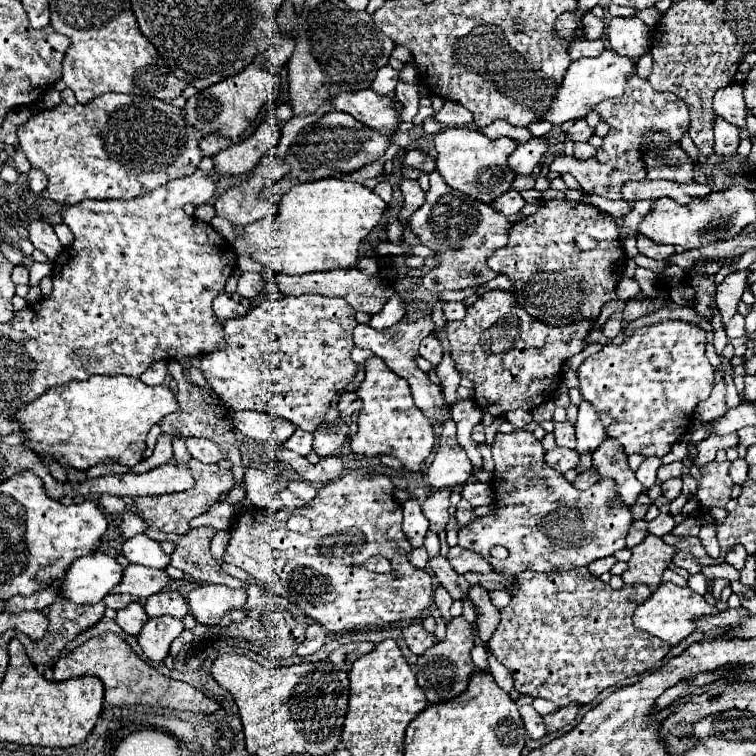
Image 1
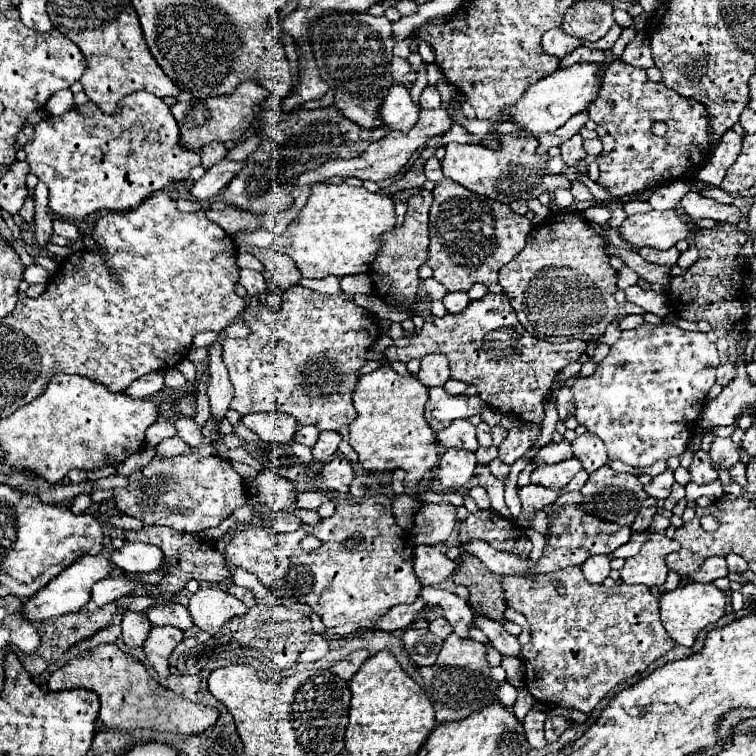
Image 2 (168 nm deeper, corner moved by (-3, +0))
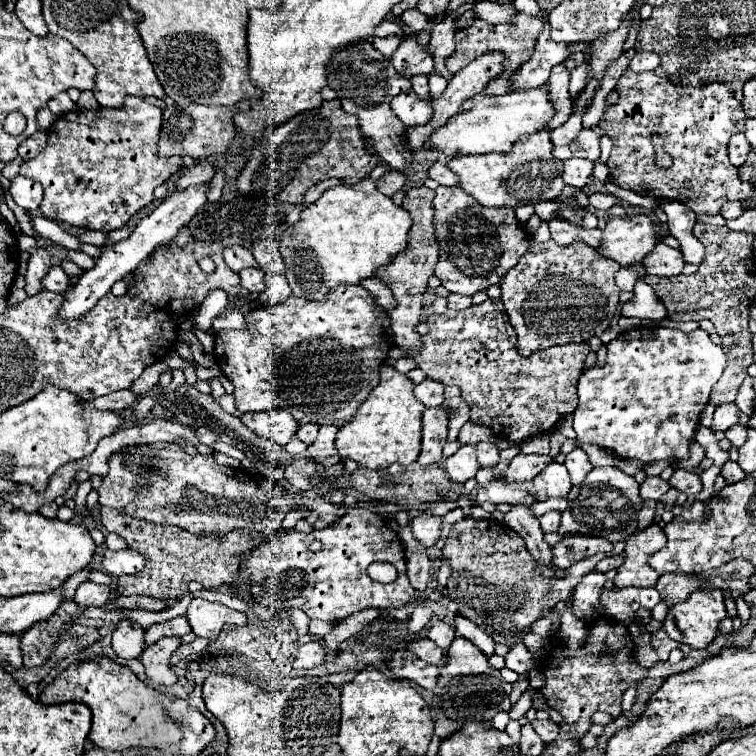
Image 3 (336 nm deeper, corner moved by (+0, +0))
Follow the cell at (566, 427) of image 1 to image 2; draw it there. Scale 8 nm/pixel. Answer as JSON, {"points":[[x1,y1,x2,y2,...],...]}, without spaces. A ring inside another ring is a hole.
{"points":[[561,441,561,443,549,443,545,445,533,459,535,465,547,465,547,463,559,463,573,457,573,447,569,441]]}

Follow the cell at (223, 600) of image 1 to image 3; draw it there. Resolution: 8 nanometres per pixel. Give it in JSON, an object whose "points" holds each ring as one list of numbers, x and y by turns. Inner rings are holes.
{"points":[[192,599,186,619,192,627,192,631,198,637,214,641,222,629,222,625,246,625,248,617,246,613,240,613,236,609,230,609,222,603,210,603,206,599]]}

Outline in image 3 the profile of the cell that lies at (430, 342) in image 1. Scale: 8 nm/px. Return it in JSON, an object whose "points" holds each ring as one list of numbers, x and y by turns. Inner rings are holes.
{"points":[[426,377,422,383,418,383,414,387,414,395,426,407,434,407,434,405,442,405,442,401,444,401,444,389,446,389,446,385,442,381]]}

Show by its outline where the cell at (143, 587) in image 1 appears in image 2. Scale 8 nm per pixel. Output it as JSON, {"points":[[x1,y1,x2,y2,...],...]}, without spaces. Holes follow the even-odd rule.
{"points":[[105,577,97,581,91,589,91,601,101,607,107,603,113,603,117,597,129,595,137,589,137,583,127,579,127,577]]}

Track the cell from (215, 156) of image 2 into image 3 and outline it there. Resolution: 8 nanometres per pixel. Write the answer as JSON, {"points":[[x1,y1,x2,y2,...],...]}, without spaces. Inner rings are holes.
{"points":[[206,159,198,161,194,167,186,169,180,177,178,177,178,183,176,183,176,189,186,189,190,185,196,185,196,183,206,183,214,177,214,165]]}

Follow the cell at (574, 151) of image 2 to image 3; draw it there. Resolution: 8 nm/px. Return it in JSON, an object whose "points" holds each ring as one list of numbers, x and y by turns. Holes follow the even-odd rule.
{"points":[[566,159,564,161,564,183,572,187,584,187,588,183,588,177,592,175,592,161,586,159]]}

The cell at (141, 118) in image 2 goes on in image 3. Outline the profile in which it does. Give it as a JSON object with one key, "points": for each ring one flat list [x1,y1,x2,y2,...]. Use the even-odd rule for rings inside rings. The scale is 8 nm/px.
{"points":[[126,97,122,109,102,107,100,111,74,109,62,115,48,131,48,143,34,159,28,159,20,167,20,175,36,179,44,187,44,199,40,211,44,217,64,221,74,227,94,229,108,233,120,229,136,211,152,203,154,189,182,169,182,157,160,157,158,139,162,129,162,109,148,103,144,97]]}

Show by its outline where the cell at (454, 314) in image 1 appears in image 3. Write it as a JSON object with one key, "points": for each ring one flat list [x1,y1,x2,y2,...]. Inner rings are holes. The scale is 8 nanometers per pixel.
{"points":[[450,295,448,297,448,309,466,309,472,305,472,297,466,295]]}

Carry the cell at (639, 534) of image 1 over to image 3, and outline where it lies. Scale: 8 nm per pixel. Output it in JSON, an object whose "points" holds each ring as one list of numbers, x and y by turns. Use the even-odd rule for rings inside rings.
{"points":[[624,551,618,555,612,555,612,557,604,557,596,567,598,567,598,571,606,573,608,569,618,569,622,563,624,563]]}

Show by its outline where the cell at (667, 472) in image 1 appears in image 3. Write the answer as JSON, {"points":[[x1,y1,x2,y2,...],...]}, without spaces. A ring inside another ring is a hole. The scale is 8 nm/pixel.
{"points":[[646,477,646,481,640,485,640,497,642,499,654,499,660,501,660,497,670,489,668,481,662,481,660,477]]}

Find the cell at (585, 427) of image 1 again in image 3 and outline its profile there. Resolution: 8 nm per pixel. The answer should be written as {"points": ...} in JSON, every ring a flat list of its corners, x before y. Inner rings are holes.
{"points":[[574,447,568,455,566,455,566,461,564,461,570,477,572,477,572,485,578,485,590,471,592,471,592,465,590,465,590,459,586,455,586,451,582,447]]}

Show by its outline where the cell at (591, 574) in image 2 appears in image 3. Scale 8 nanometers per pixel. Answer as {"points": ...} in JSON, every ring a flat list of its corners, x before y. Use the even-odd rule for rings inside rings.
{"points":[[590,571,582,577,582,581,576,585,574,593,574,611,576,617,584,623,590,623,592,619,600,617,600,589,604,587,606,577,600,571]]}

